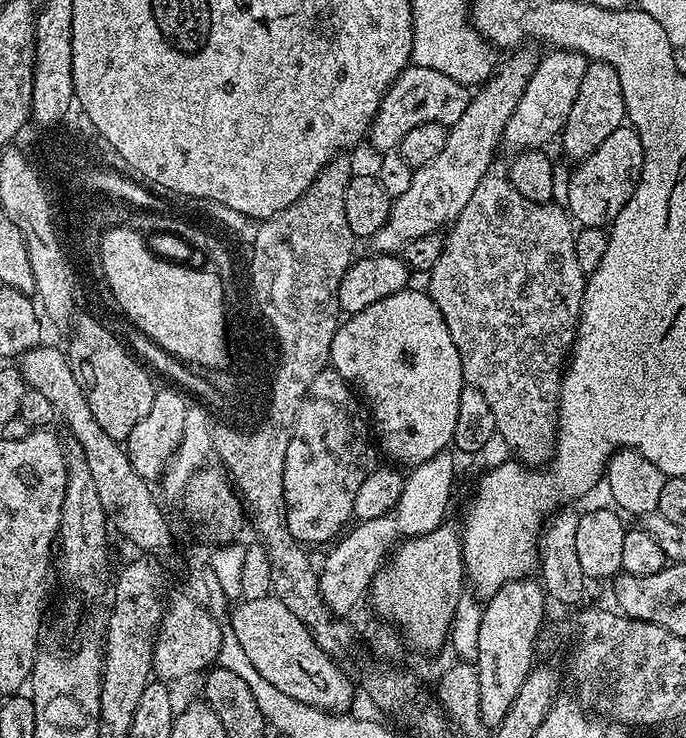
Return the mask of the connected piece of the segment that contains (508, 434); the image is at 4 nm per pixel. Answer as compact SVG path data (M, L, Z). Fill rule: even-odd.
M503 175L484 176L482 182L478 182L478 187L474 189L470 202L466 202L462 214L458 214L458 218L452 221L447 229L442 254L438 254L438 262L434 262L431 272L426 276L426 280L428 280L426 291L438 306L438 310L446 322L446 330L450 330L450 338L454 338L454 346L458 350L462 362L464 383L482 390L487 404L490 405L490 411L494 414L496 436L504 439L505 446L513 452L509 453L525 466L547 465L554 455L556 410L560 406L560 381L572 350L572 343L576 340L576 326L580 323L580 311L584 297L586 273L582 270L582 266L578 266L578 257L574 254L577 229L574 227L571 215L561 205L560 208L556 202L539 204L530 198L522 198L522 194L518 194L518 190L514 190L512 183Z

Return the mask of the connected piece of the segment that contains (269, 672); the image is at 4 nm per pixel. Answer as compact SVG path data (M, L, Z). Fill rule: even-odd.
M275 594L268 596L256 596L253 600L241 599L239 603L231 609L230 621L234 628L235 637L243 651L247 653L252 665L262 674L266 681L282 690L283 694L296 699L306 706L320 708L324 712L344 714L349 711L352 704L352 684L348 681L348 676L343 672L341 665L314 642L307 626L295 614L286 607L286 602L282 602Z

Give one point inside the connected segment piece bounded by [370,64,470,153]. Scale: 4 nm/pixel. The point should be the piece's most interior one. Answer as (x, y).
(417, 96)

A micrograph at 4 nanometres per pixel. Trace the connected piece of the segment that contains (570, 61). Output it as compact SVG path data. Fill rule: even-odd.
M569 48L548 50L536 62L534 74L526 82L526 90L522 90L522 98L518 98L518 106L514 114L510 114L510 122L506 122L503 143L509 144L512 150L540 150L557 139L564 131L564 124L570 114L570 106L574 106L574 98L578 95L578 86L582 86L582 74L586 74L590 63L587 56L580 52L571 52Z

